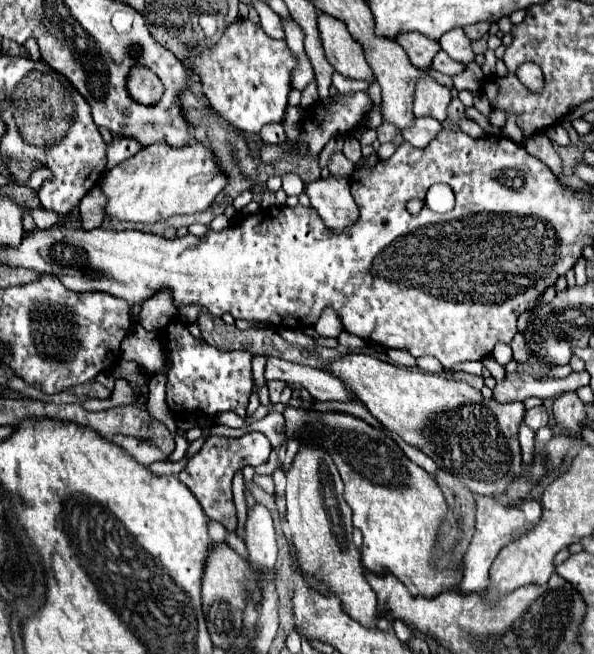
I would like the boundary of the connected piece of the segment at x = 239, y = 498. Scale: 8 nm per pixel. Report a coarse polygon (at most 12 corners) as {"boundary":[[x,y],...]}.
{"boundary":[[241,471],[232,481],[232,492],[237,510],[235,532],[244,540],[247,506],[245,484]]}

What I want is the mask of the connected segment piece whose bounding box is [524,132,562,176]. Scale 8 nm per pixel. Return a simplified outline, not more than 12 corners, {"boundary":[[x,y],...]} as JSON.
{"boundary":[[544,132],[524,142],[532,156],[542,158],[556,176],[562,160]]}

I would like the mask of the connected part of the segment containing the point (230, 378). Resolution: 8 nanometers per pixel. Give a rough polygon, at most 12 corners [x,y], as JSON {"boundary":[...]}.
{"boundary":[[164,328],[168,408],[244,418],[252,354]]}

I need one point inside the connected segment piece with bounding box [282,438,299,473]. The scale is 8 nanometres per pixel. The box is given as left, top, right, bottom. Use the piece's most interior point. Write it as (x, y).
(292, 446)

